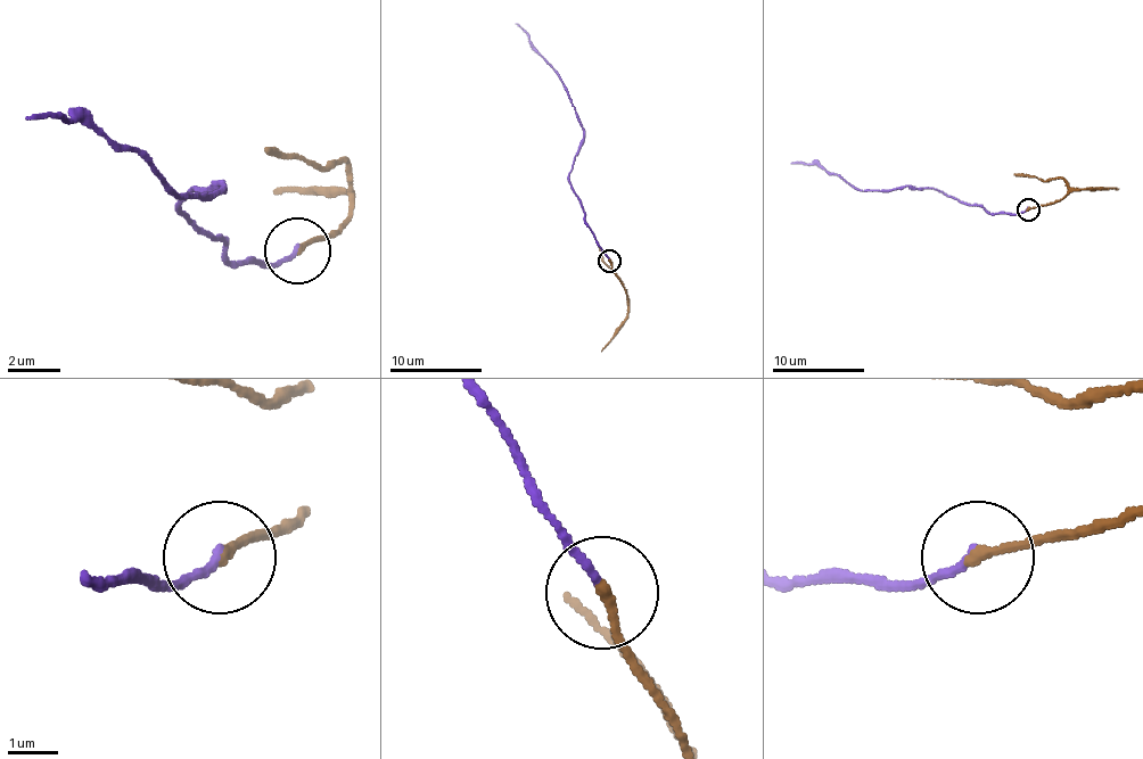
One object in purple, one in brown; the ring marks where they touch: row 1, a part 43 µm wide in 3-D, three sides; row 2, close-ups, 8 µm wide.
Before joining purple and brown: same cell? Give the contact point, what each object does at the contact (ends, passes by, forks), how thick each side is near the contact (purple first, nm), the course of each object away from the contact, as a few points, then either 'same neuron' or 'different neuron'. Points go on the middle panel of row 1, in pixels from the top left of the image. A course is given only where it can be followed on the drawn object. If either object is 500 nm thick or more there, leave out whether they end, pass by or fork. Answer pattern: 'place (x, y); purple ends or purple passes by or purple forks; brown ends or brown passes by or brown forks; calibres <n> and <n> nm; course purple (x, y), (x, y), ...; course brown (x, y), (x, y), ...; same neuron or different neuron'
place (609, 261); purple ends; brown ends; calibres 140 and 220 nm; course purple (610, 261), (588, 224), (583, 204), (568, 179), (583, 138), (568, 91), (516, 23); course brown (610, 261), (628, 300), (626, 289), (601, 256), (599, 247); same neuron

